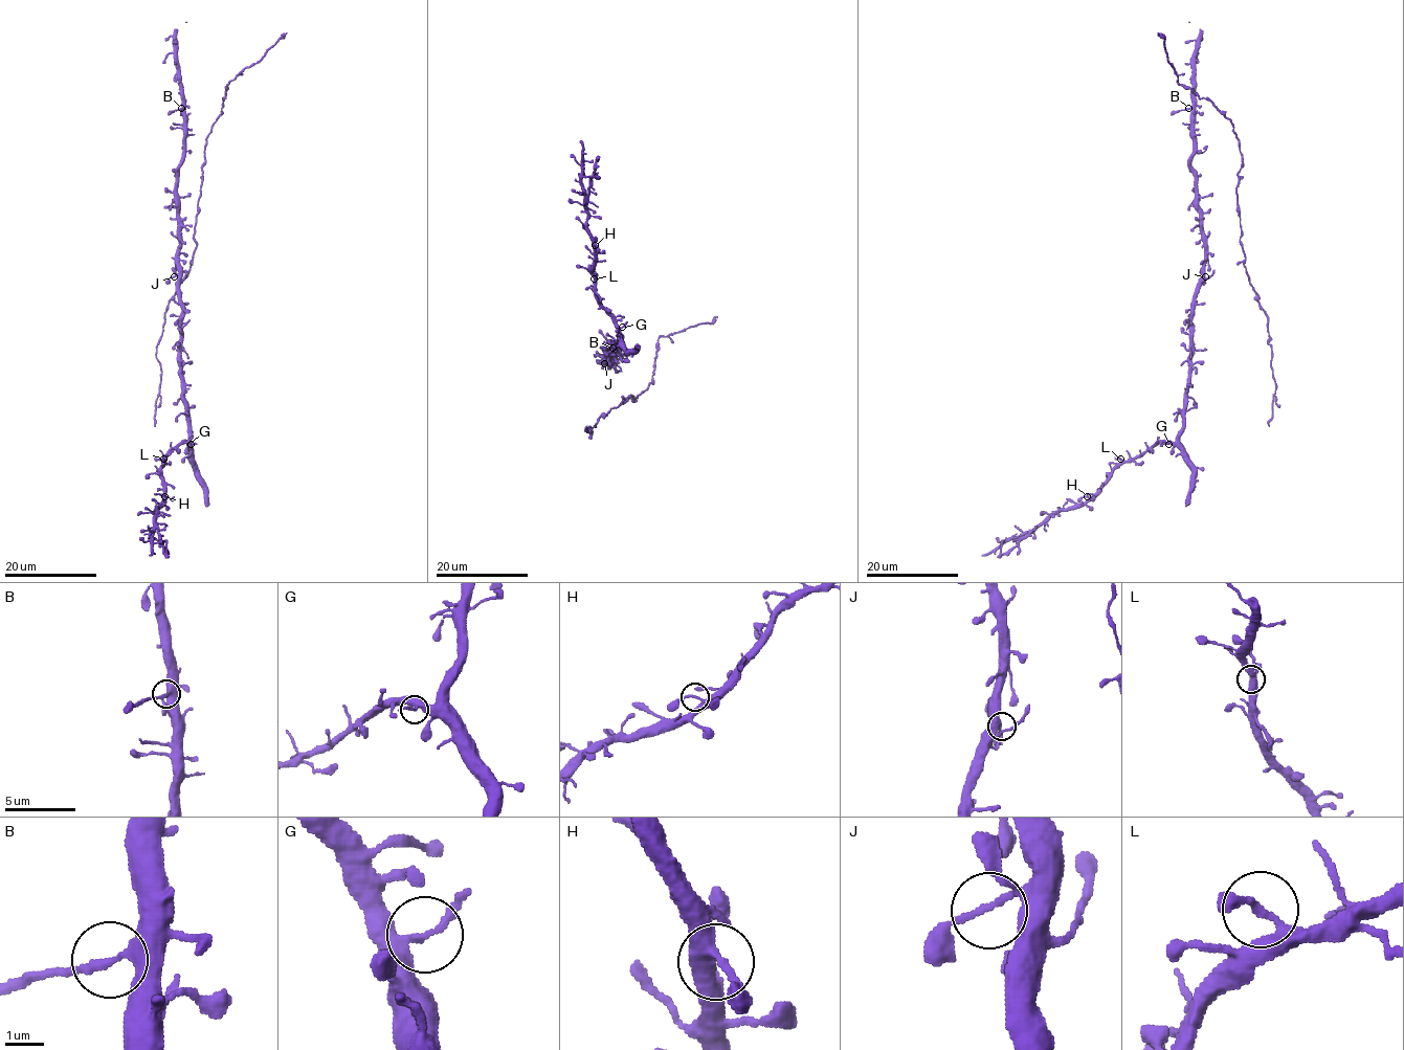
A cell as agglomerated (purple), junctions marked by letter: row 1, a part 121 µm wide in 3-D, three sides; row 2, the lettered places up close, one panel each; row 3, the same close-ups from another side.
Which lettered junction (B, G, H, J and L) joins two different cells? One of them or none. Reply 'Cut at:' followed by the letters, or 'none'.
Cut at: B

